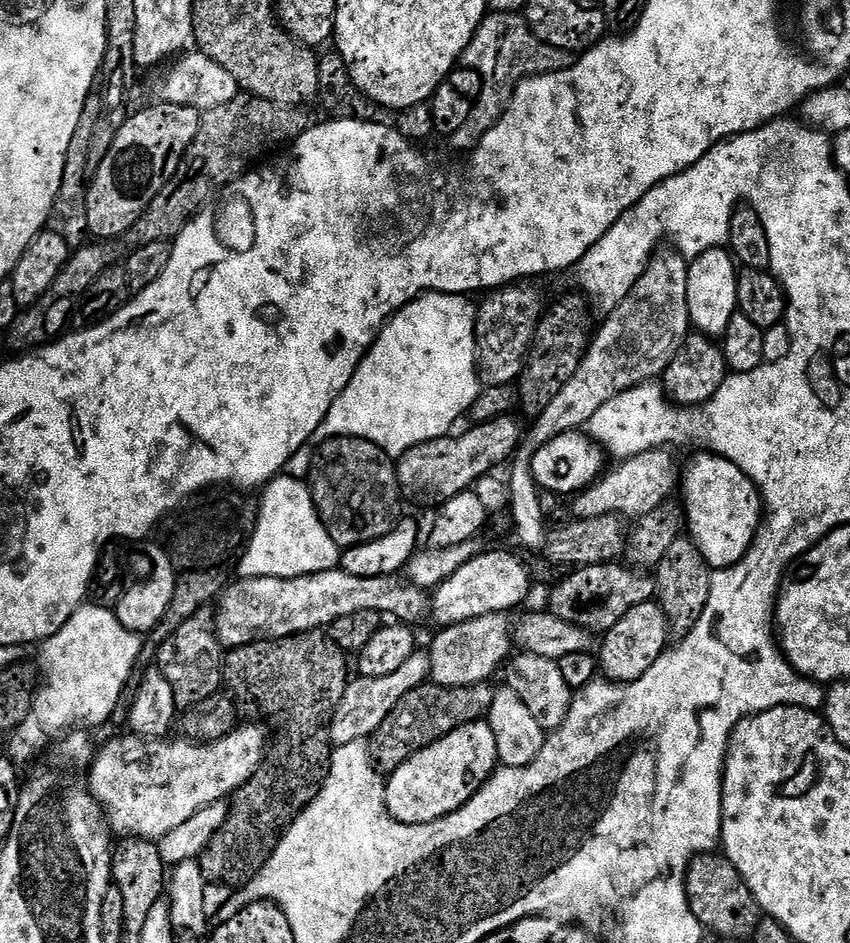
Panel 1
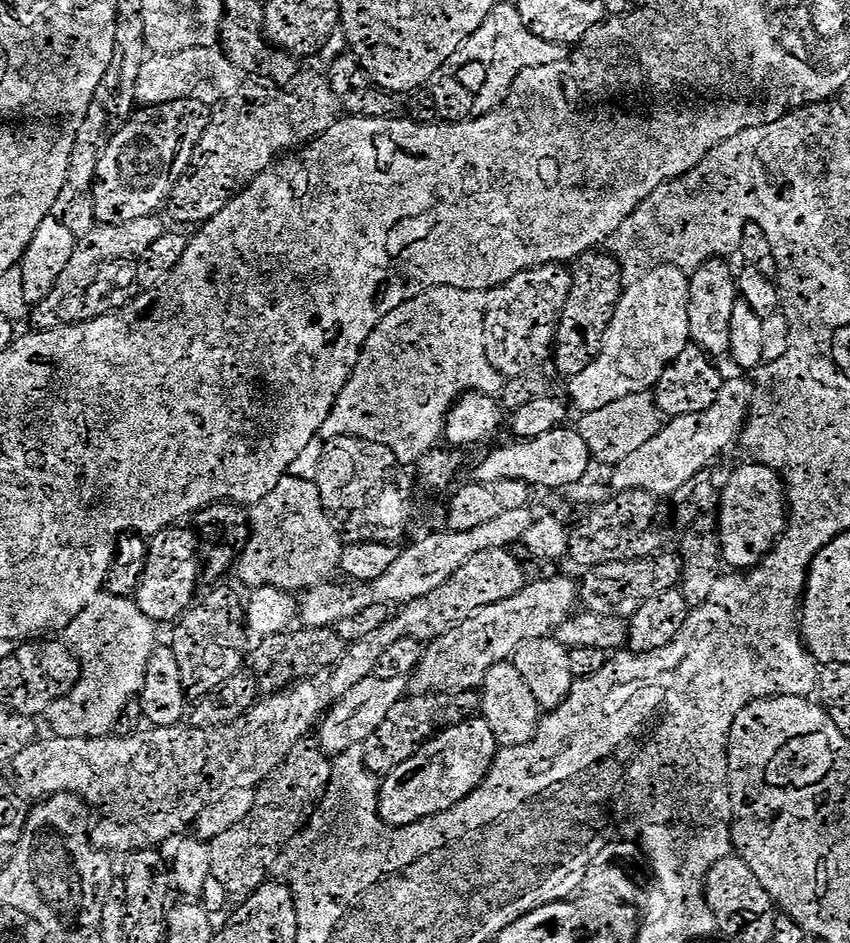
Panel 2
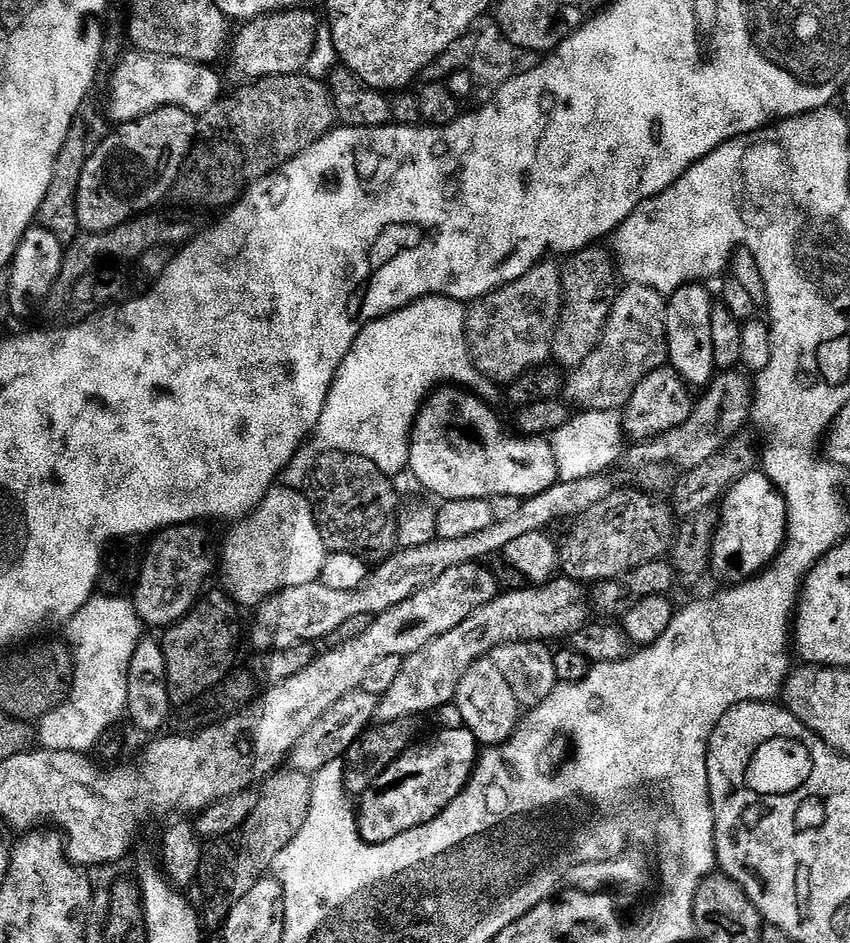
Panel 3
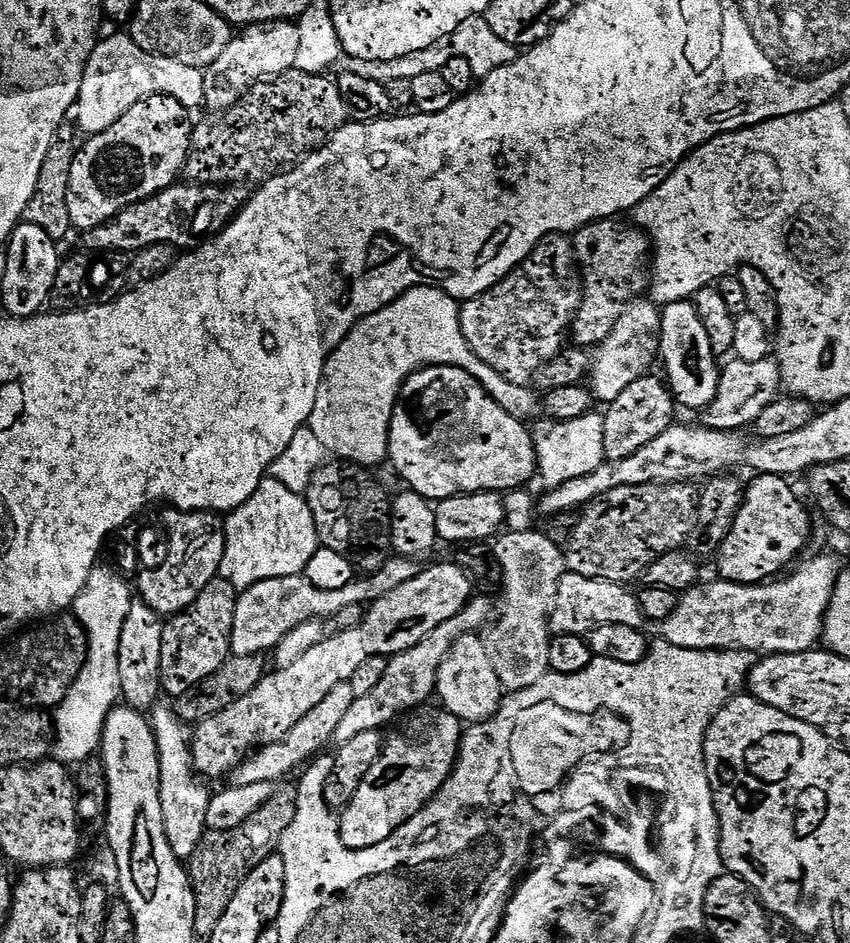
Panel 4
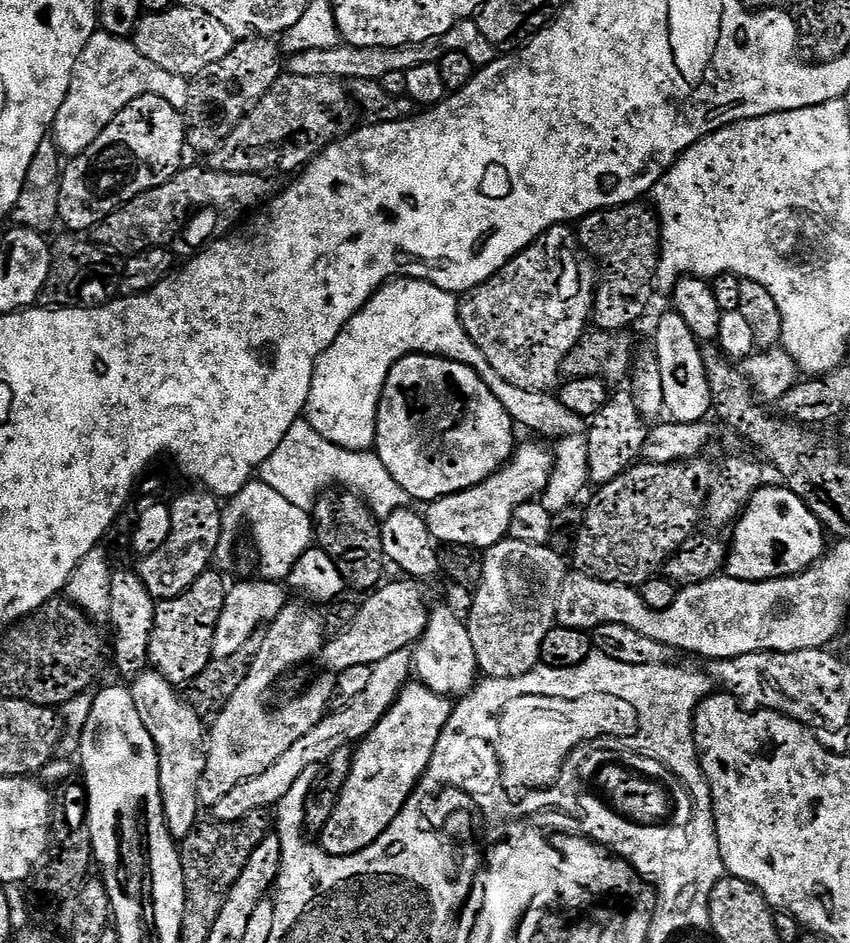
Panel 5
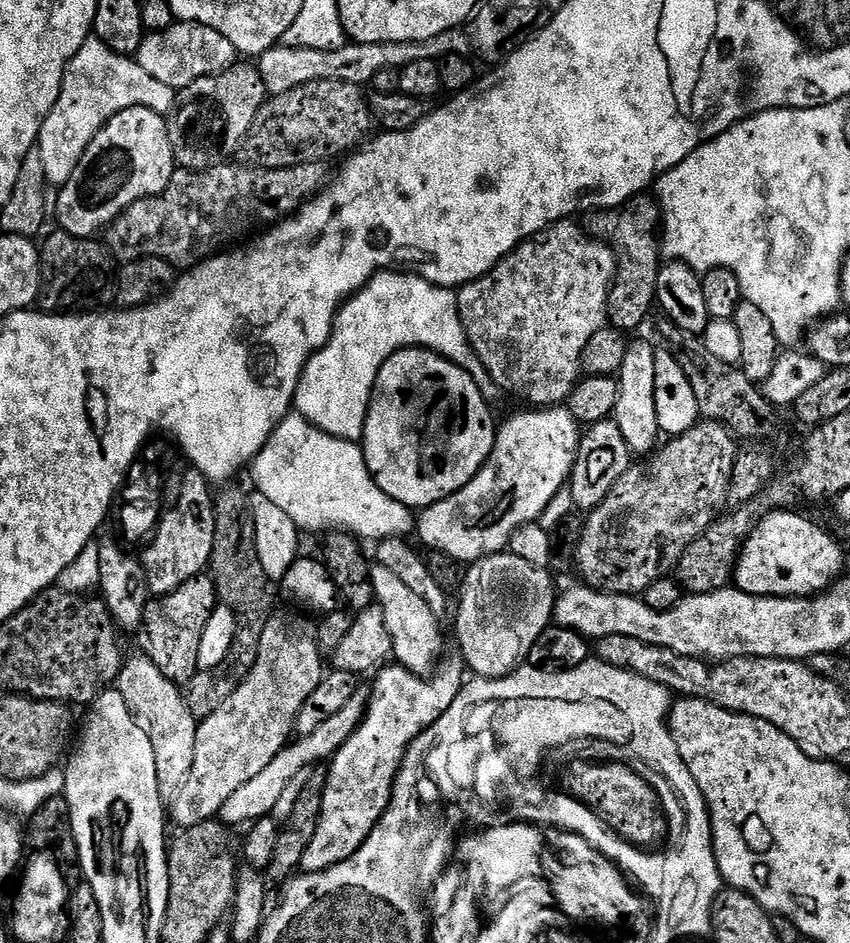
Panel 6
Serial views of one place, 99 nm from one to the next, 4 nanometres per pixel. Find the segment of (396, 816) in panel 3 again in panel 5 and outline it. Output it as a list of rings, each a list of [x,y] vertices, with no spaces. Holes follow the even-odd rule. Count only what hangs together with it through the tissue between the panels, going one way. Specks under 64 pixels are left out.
[[[409,682],[398,694],[390,710],[370,730],[370,734],[359,741],[355,749],[350,774],[342,786],[340,796],[334,804],[334,814],[326,822],[324,831],[319,833],[318,844],[331,856],[349,856],[368,848],[384,831],[391,829],[394,818],[398,816],[416,784],[430,766],[431,756],[438,746],[439,735],[450,720],[453,701],[447,696],[440,696],[419,682]]]

